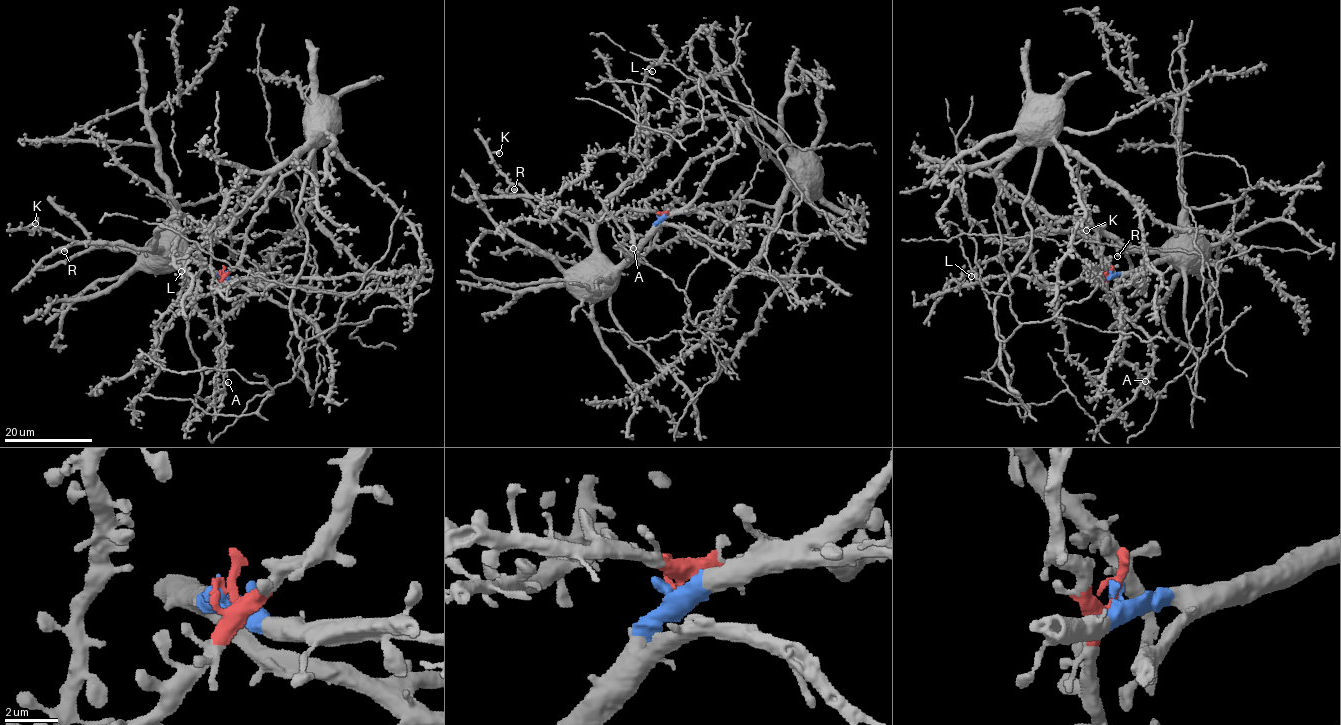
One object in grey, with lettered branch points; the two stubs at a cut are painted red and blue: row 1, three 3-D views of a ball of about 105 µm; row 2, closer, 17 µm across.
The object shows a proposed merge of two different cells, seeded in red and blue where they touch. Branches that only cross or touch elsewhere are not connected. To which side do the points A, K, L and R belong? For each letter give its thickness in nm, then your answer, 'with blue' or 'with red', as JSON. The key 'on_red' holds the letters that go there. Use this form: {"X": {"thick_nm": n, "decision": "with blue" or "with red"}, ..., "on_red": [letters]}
{"A": {"thick_nm": 380, "decision": "with red"}, "K": {"thick_nm": 440, "decision": "with blue"}, "L": {"thick_nm": 320, "decision": "with blue"}, "R": {"thick_nm": 400, "decision": "with blue"}, "on_red": ["A"]}

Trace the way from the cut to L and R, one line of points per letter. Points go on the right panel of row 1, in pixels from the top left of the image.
L: (1111, 272), (1132, 275), (1170, 258), (1074, 228), (1028, 235), (982, 261), (971, 277)
R: (1111, 272), (1132, 275), (1170, 258), (1120, 244), (1123, 248), (1117, 256)

